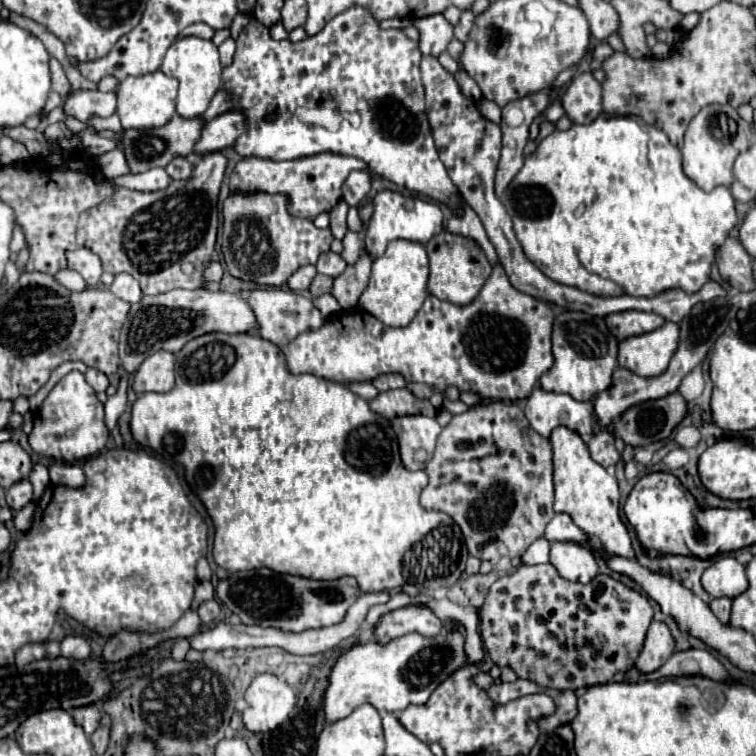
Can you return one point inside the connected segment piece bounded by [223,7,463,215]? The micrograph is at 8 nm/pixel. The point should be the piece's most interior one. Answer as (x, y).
(371, 76)

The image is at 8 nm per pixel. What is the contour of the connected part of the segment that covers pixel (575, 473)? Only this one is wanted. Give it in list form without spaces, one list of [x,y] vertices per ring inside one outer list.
[[[555,427],[549,435],[553,447],[553,481],[555,481],[555,505],[557,513],[567,513],[589,537],[599,537],[601,547],[609,555],[623,555],[635,559],[631,549],[631,537],[620,517],[619,487],[617,479],[595,463],[589,455],[585,441],[567,427]]]

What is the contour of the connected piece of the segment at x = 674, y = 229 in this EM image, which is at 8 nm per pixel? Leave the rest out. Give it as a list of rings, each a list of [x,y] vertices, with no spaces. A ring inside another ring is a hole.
[[[599,115],[589,125],[573,125],[567,131],[553,131],[549,137],[545,137],[537,151],[525,157],[525,165],[521,171],[513,177],[509,187],[501,195],[501,203],[507,209],[513,231],[517,235],[517,241],[521,243],[527,259],[535,263],[549,279],[571,285],[581,291],[587,291],[591,295],[599,297],[619,297],[619,295],[631,295],[631,297],[655,297],[667,289],[683,289],[685,293],[699,291],[707,281],[711,273],[711,265],[715,261],[717,247],[723,245],[727,235],[737,225],[737,213],[735,213],[735,199],[727,187],[715,187],[711,193],[705,193],[699,189],[681,169],[681,151],[669,141],[669,137],[659,131],[653,125],[647,125],[641,117],[611,117],[611,115]]]

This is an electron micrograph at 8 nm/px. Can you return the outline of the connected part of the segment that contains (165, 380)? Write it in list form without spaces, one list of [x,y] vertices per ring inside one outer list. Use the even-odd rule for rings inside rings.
[[[157,351],[147,357],[133,377],[135,393],[171,391],[175,383],[175,353]]]

